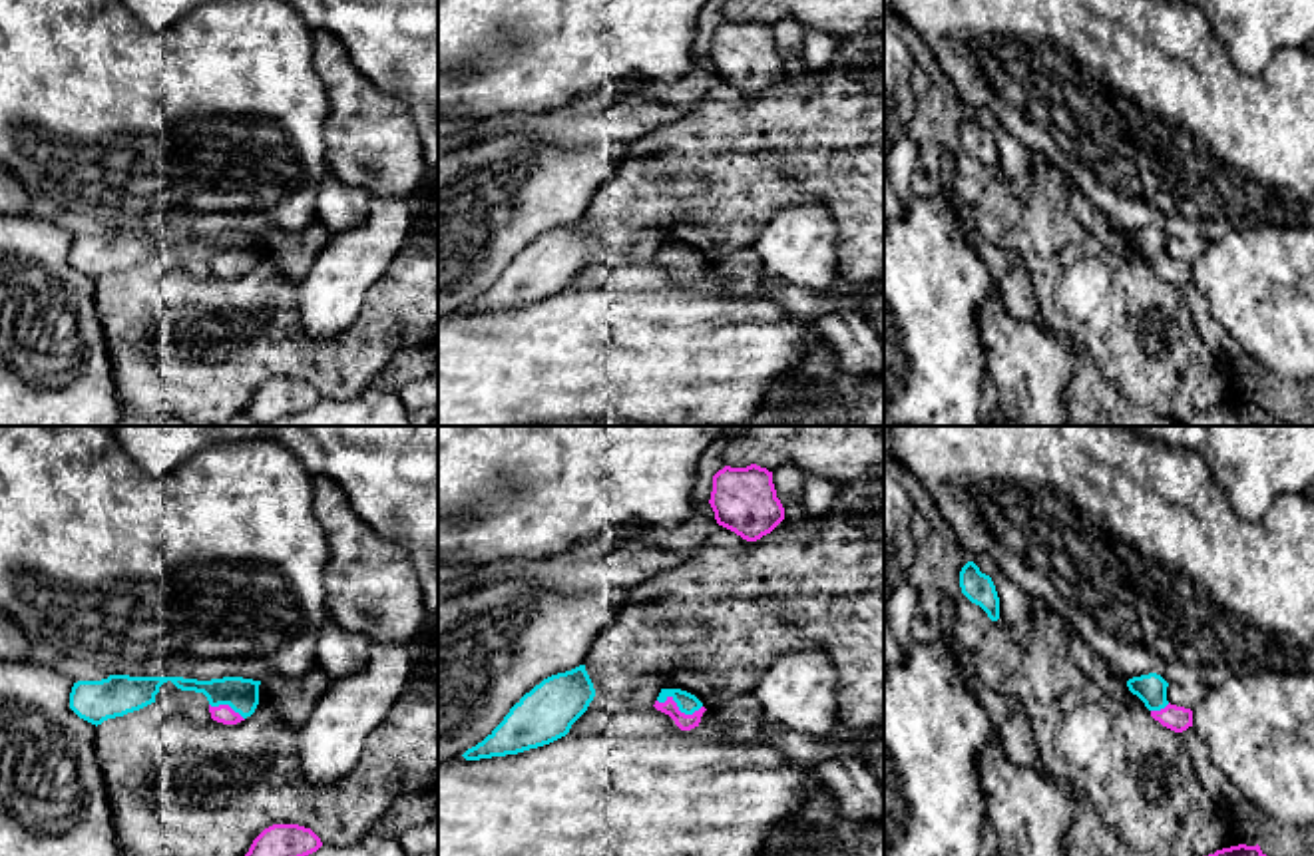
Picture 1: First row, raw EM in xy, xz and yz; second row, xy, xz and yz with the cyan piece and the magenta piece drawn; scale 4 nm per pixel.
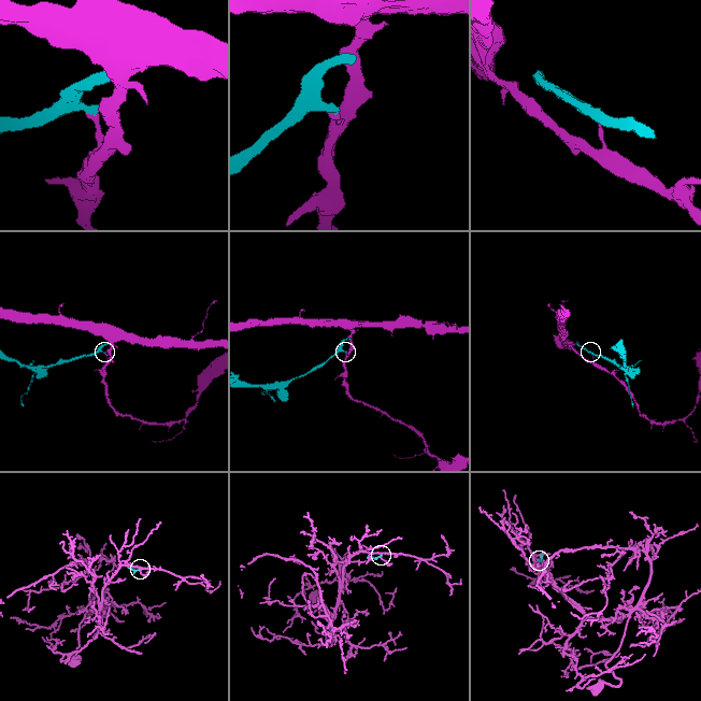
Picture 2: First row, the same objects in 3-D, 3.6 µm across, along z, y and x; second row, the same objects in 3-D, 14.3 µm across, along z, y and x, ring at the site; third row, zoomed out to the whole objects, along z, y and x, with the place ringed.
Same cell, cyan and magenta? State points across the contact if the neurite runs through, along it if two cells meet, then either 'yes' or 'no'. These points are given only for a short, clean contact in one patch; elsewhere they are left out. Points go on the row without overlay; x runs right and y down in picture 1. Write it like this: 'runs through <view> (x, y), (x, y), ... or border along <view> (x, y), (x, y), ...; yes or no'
runs through xz (687, 257), (679, 263), (669, 261); yes

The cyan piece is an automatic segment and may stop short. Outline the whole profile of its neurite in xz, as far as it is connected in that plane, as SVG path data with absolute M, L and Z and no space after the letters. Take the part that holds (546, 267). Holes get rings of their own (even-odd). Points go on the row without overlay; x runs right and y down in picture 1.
M585 219L551 229L526 247L504 275L462 311L480 315L549 299L569 287L593 251L595 243Z

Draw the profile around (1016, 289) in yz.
M1009 257L1009 273L997 283L997 295L1011 317L1023 321L1039 319L1033 283L1019 257Z

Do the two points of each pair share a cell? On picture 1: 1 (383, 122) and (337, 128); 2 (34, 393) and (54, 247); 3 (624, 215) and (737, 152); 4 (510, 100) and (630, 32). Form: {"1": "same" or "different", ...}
{"1": "same", "2": "same", "3": "same", "4": "same"}

